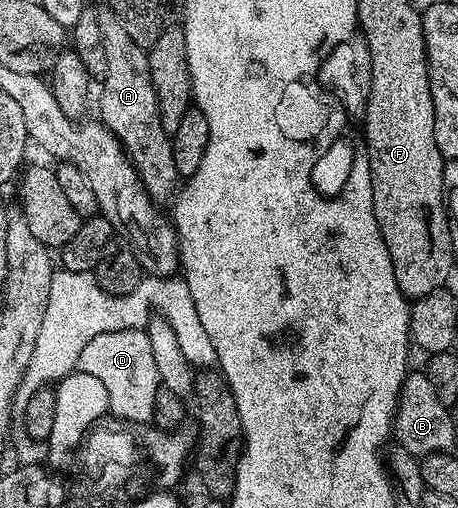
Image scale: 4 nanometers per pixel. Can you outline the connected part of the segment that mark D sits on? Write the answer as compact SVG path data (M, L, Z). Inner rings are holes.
M145 328L101 333L96 335L96 339L88 339L88 343L84 343L84 351L80 351L76 369L104 383L104 391L111 395L113 407L118 413L126 417L133 415L139 422L153 422L160 382L156 355L152 355L150 335Z

